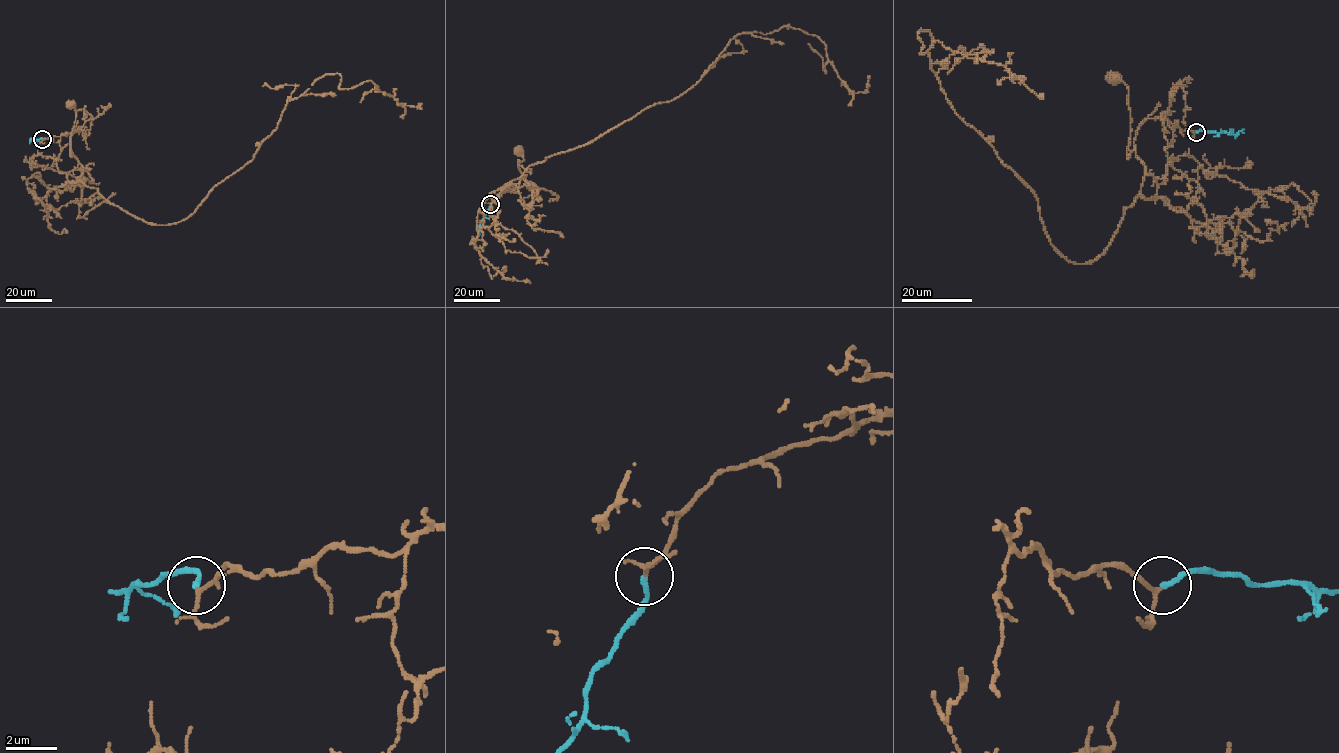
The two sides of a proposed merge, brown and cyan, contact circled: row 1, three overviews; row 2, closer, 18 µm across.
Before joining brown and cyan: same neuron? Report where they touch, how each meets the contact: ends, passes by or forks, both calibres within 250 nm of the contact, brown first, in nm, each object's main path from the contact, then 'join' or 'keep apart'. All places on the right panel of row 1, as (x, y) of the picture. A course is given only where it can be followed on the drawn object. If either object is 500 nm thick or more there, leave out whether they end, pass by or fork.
place (1196, 132); brown passes by; cyan ends; calibres 130 and 190 nm; course brown (1195, 132), (1181, 130), (1163, 117), (1147, 118), (1137, 131), (1128, 159), (1131, 123), (1128, 89), (1116, 78); course cyan (1195, 132), (1243, 132); join

